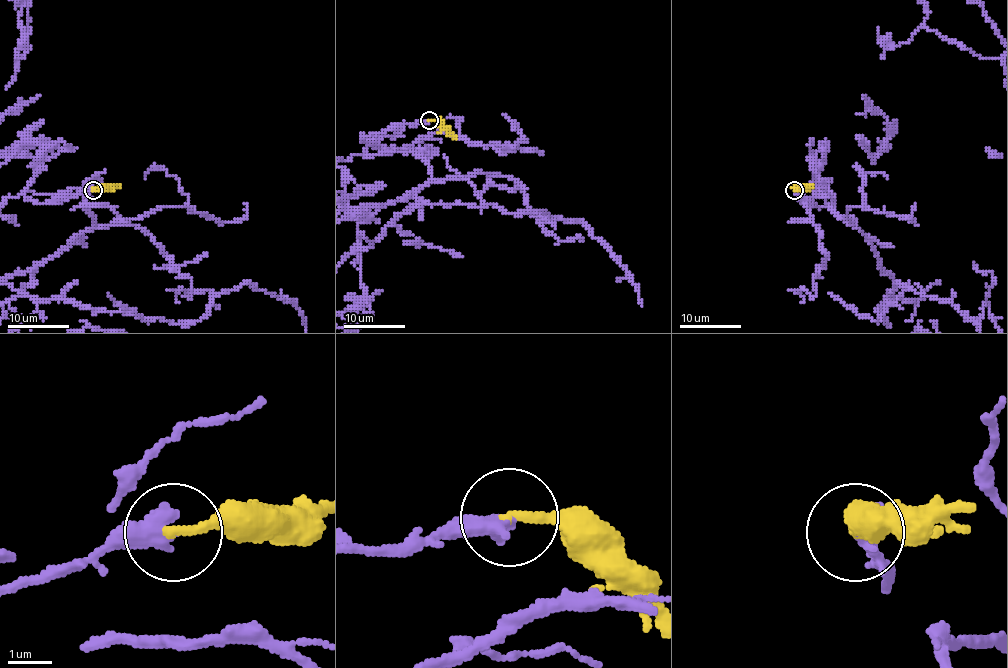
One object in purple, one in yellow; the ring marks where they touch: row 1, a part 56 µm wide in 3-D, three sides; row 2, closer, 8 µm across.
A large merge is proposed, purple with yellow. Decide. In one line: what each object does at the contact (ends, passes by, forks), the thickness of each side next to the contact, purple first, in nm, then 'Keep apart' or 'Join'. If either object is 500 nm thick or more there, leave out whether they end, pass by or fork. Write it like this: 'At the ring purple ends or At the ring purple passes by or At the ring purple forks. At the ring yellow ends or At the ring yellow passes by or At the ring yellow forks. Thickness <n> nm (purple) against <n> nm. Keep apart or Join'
At the ring purple ends. At the ring yellow ends. Thickness 480 nm (purple) against 240 nm. Join

